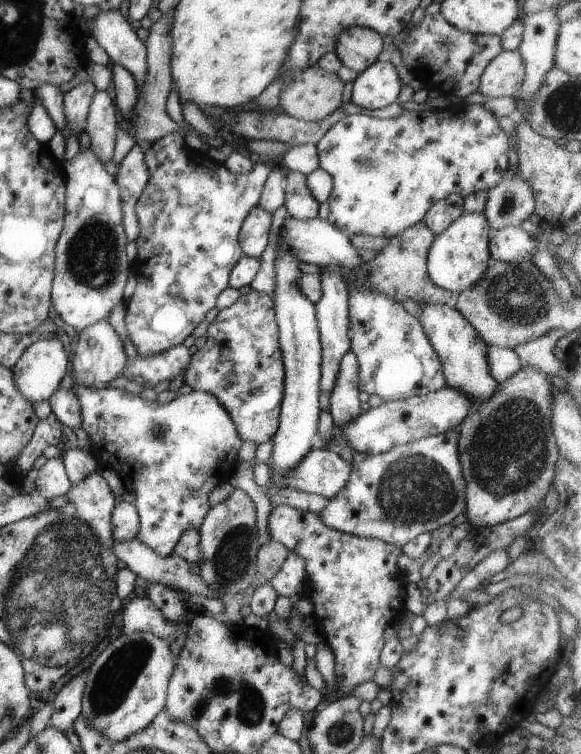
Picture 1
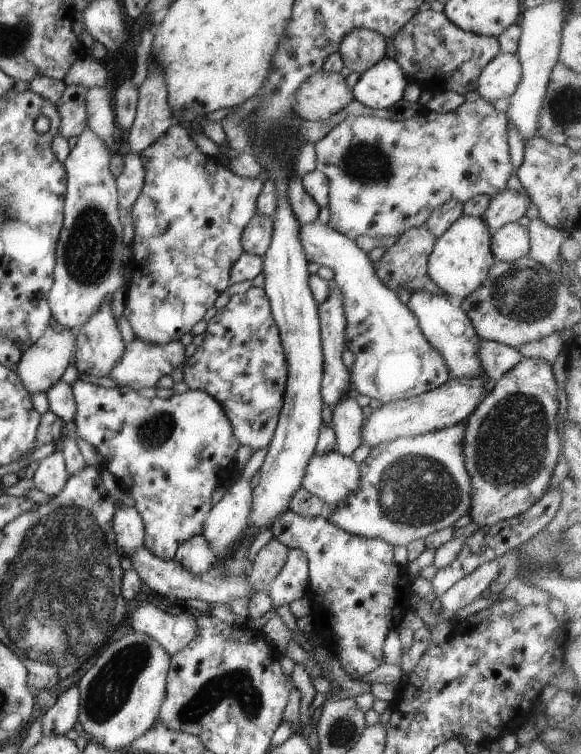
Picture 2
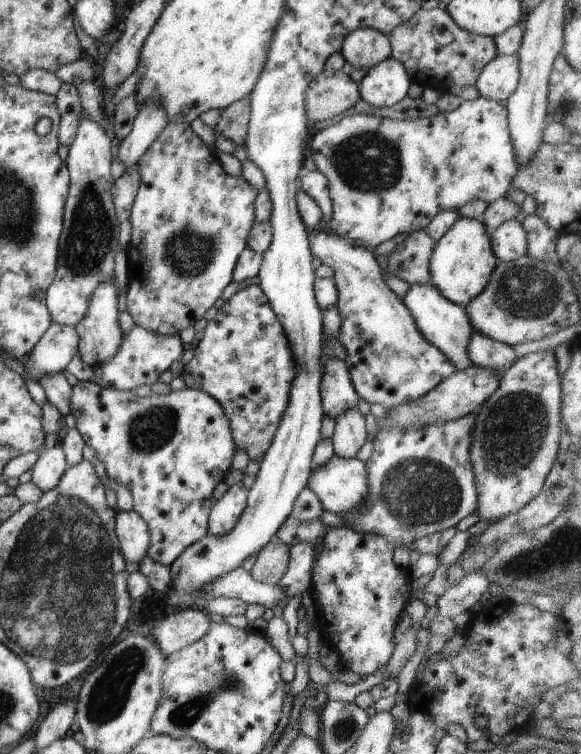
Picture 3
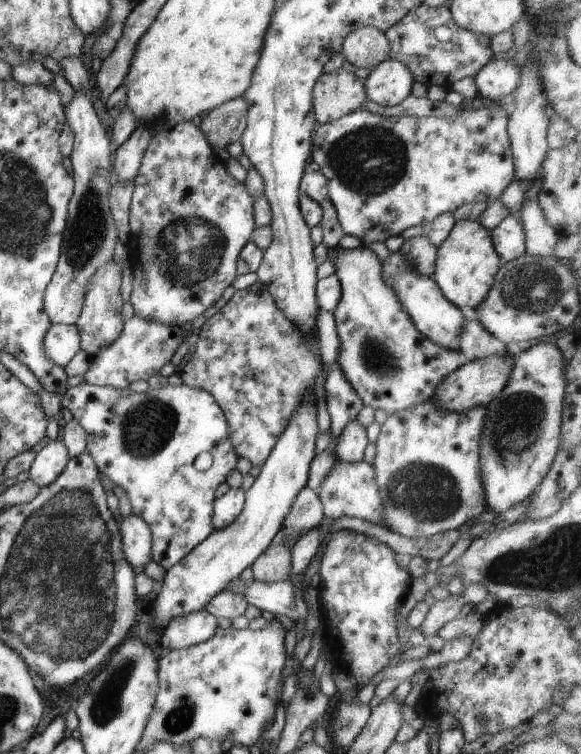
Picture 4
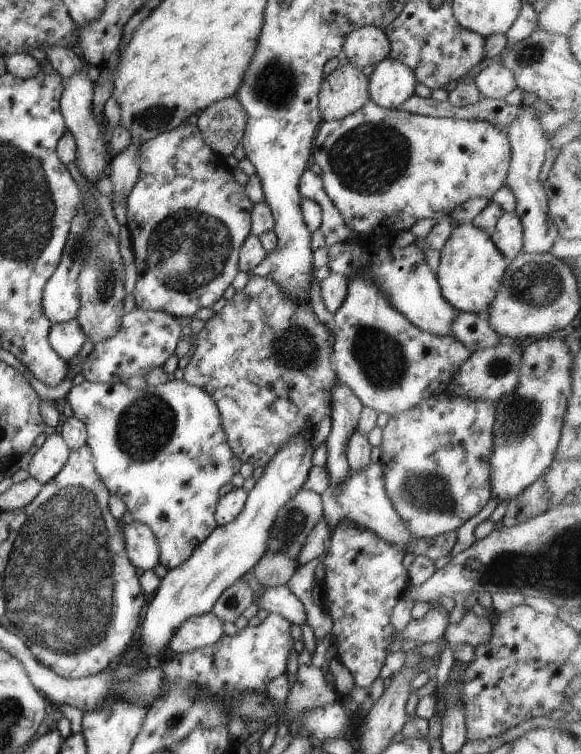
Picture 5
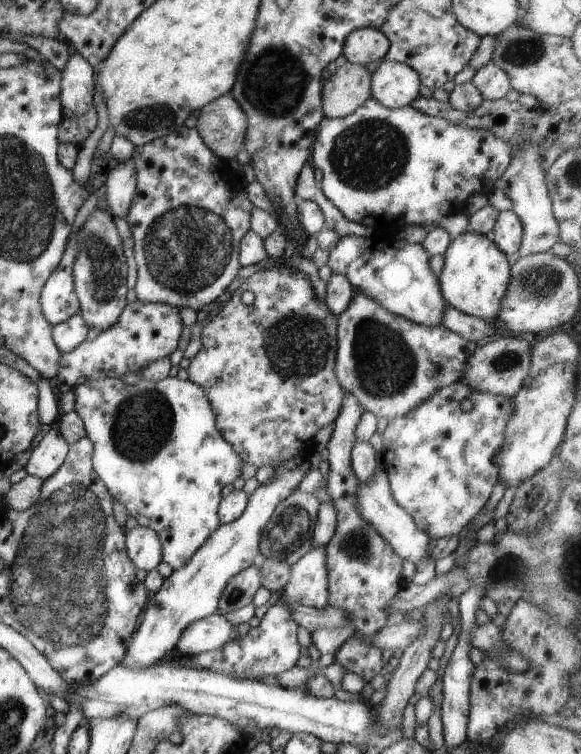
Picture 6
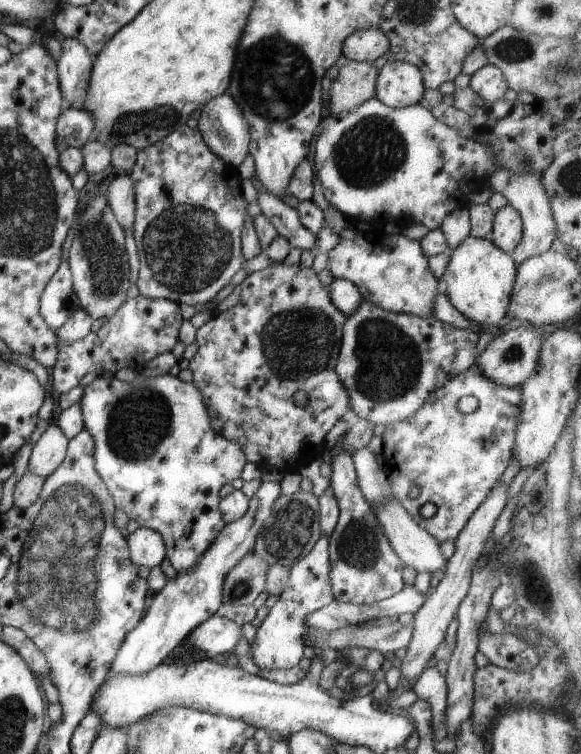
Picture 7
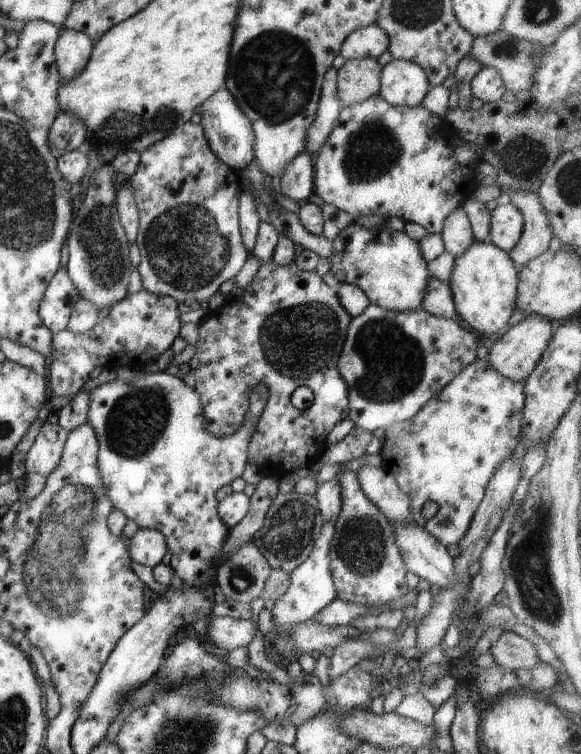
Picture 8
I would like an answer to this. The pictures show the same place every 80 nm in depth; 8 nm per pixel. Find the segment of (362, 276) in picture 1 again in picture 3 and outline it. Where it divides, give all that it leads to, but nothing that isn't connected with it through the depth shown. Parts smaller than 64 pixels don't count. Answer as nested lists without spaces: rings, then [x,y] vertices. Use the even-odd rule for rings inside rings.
[[[424,229],[412,231],[391,254],[387,254],[385,271],[409,284],[429,283],[429,260],[436,243]]]

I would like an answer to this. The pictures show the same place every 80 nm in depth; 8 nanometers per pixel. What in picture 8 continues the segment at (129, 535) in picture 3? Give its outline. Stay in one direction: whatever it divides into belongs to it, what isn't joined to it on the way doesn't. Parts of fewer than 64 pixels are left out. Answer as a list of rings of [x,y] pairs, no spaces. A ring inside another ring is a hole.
[[[137,529],[128,540],[128,555],[133,563],[153,568],[167,552],[165,537],[153,529]]]

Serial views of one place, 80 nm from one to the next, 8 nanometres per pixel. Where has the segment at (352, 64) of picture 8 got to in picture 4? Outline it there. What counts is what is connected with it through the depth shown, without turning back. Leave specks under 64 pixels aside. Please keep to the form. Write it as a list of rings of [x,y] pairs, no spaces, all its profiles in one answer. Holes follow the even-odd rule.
[[[340,67],[333,72],[322,72],[312,92],[312,110],[317,125],[337,120],[345,113],[359,109],[366,99],[364,79]]]

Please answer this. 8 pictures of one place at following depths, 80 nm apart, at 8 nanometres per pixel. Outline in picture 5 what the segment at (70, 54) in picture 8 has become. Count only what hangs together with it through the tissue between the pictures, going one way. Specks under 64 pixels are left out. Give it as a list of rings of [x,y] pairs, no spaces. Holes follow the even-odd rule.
[[[75,69],[65,78],[60,94],[60,113],[63,115],[67,130],[74,136],[76,144],[76,155],[73,162],[76,164],[80,174],[84,176],[87,182],[95,185],[102,178],[105,165],[109,163],[105,151],[105,145],[99,136],[99,126],[94,119],[92,96],[93,81],[87,77],[85,69]]]

